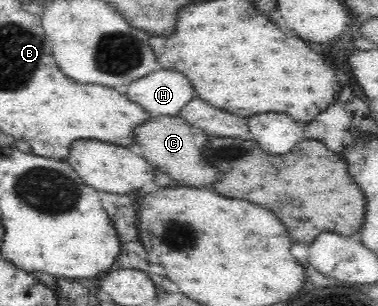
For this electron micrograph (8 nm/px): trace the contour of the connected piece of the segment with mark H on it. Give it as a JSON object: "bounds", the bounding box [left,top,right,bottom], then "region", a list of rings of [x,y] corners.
{"bounds":[122,67,194,118],"region":[[[162,67],[132,81],[122,91],[152,118],[179,115],[180,109],[194,97],[192,85],[182,73]]]}

